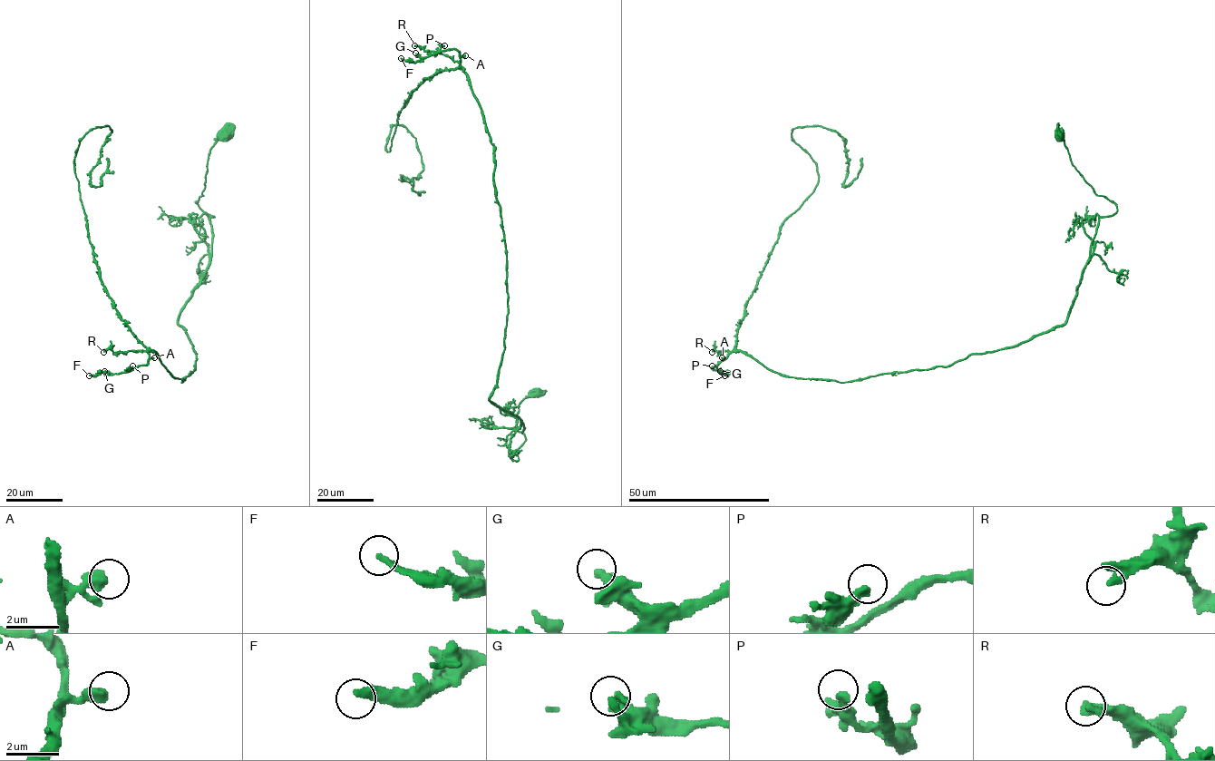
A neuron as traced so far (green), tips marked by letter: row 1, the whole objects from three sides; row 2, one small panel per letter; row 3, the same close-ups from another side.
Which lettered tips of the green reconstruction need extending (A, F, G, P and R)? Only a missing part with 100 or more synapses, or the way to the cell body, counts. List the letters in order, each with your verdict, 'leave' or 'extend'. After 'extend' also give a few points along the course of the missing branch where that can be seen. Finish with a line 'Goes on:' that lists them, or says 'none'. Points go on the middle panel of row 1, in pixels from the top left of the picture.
A: leave
F: extend
G: leave
P: leave
R: leave
Goes on: F

